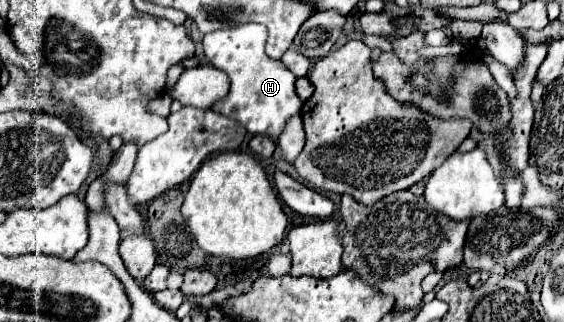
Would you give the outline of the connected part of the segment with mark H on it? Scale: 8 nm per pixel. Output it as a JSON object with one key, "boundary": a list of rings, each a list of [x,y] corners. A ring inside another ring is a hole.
{"boundary":[[[244,23],[234,29],[206,33],[204,55],[210,65],[230,77],[230,95],[214,103],[212,111],[236,119],[250,135],[266,135],[276,139],[284,131],[286,121],[300,113],[302,101],[296,95],[296,75],[290,73],[280,59],[270,59],[266,55],[266,35],[266,27],[258,23]]]}

